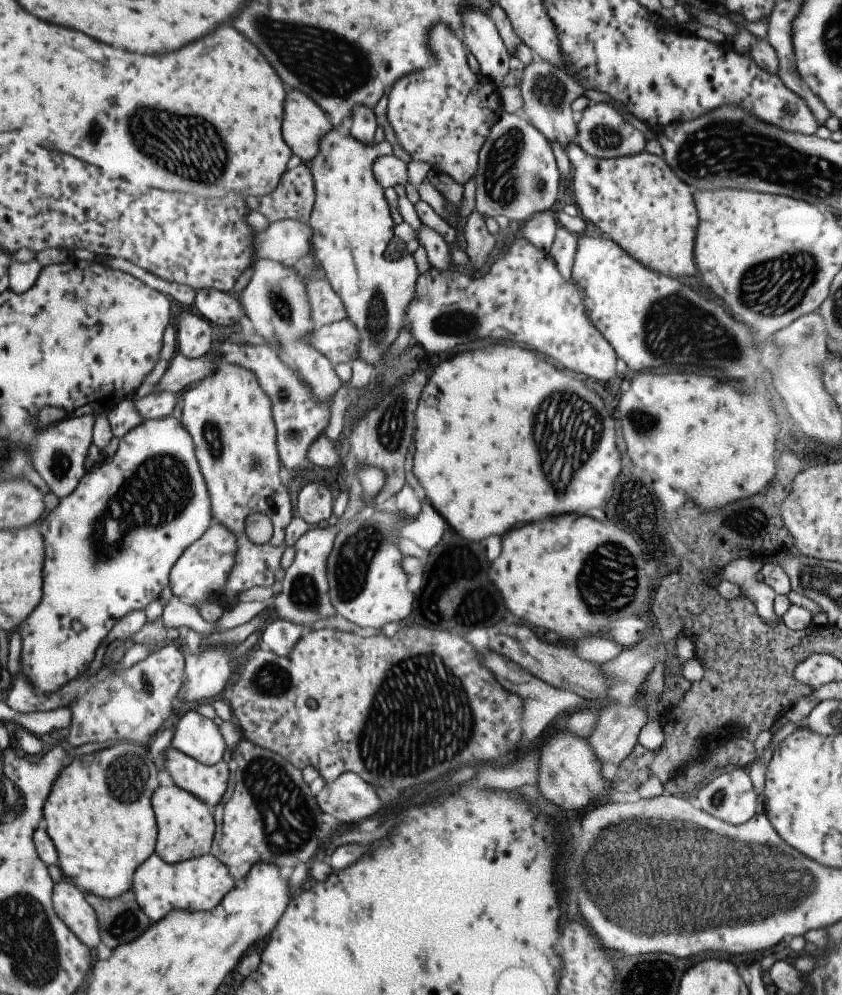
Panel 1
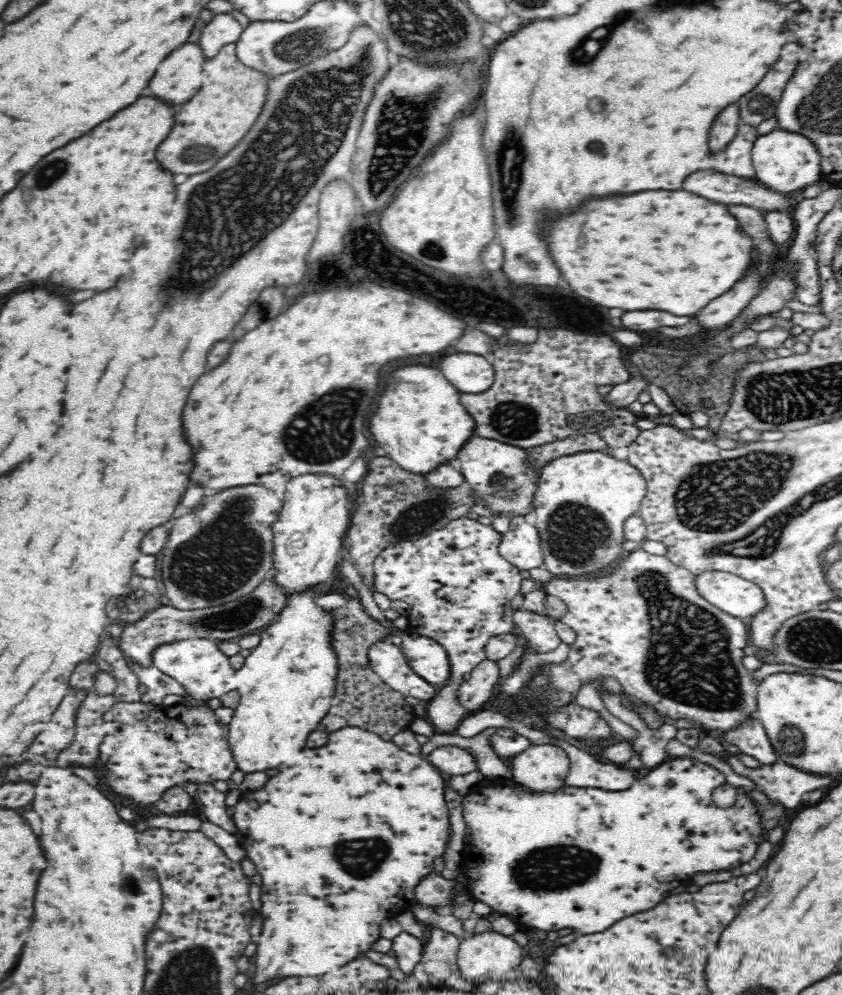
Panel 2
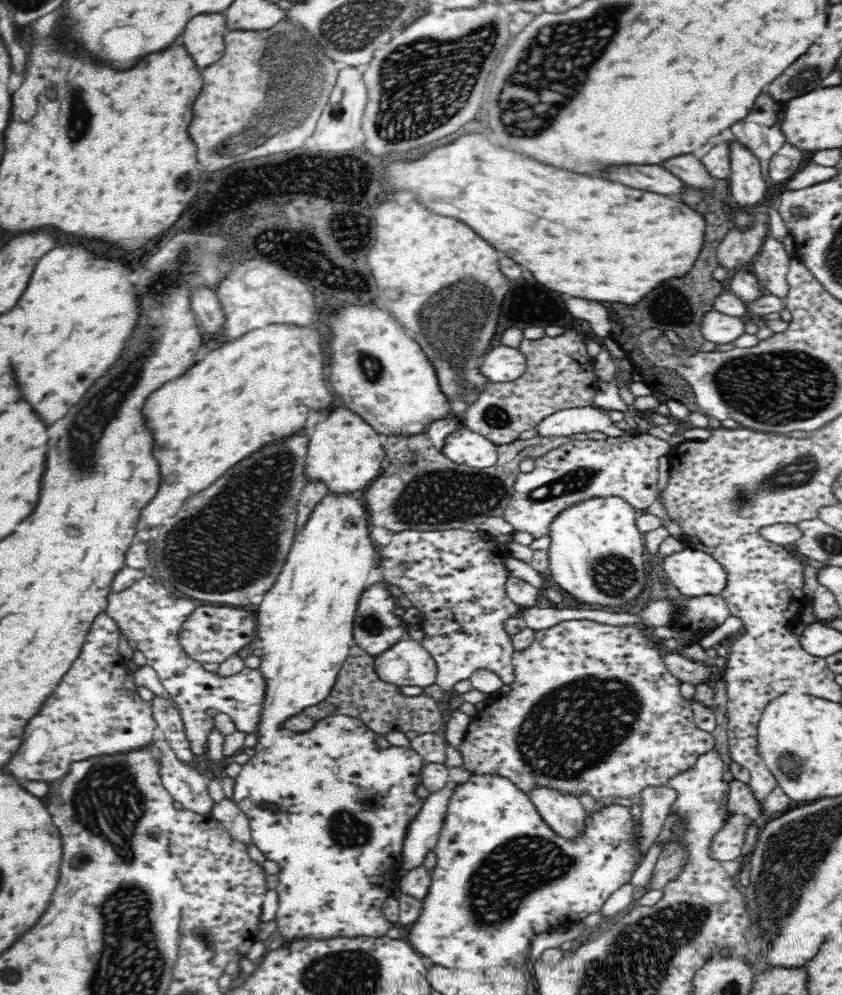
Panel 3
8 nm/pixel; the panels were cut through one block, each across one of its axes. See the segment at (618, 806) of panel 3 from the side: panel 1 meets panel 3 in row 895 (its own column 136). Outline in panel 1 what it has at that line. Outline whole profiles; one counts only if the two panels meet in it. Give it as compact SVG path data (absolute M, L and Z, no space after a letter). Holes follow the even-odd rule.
M171 415L165 418L149 419L139 423L139 426L128 430L119 440L117 448L111 458L102 458L99 463L81 476L81 480L75 486L75 490L66 497L60 498L59 503L51 512L42 516L39 524L39 534L43 538L45 554L43 554L42 564L42 593L39 604L31 614L19 624L17 631L21 636L21 649L19 662L21 662L21 674L23 678L39 692L39 694L51 694L59 690L59 686L65 686L67 682L73 680L75 676L83 674L88 670L88 664L95 656L95 650L103 644L105 636L119 618L129 614L131 610L143 610L149 602L153 602L159 593L168 585L168 572L179 555L193 544L212 523L209 496L206 486L199 470L199 465L195 456L194 444L191 436L183 425Z

